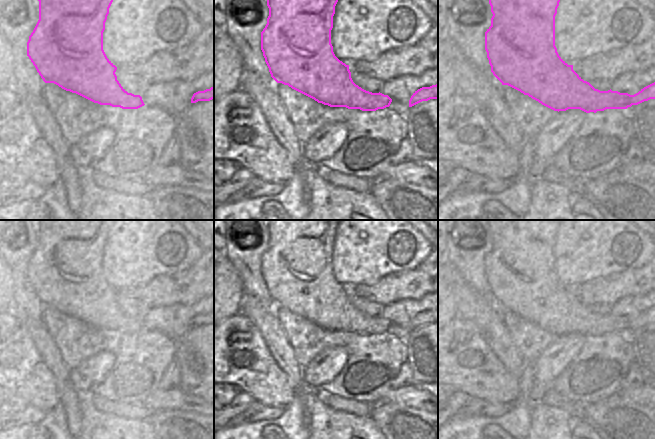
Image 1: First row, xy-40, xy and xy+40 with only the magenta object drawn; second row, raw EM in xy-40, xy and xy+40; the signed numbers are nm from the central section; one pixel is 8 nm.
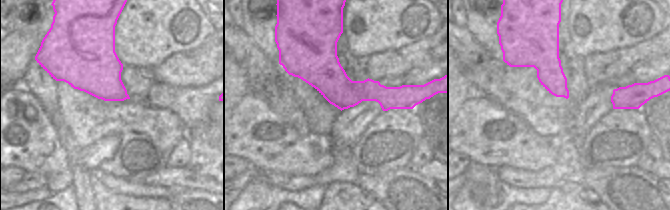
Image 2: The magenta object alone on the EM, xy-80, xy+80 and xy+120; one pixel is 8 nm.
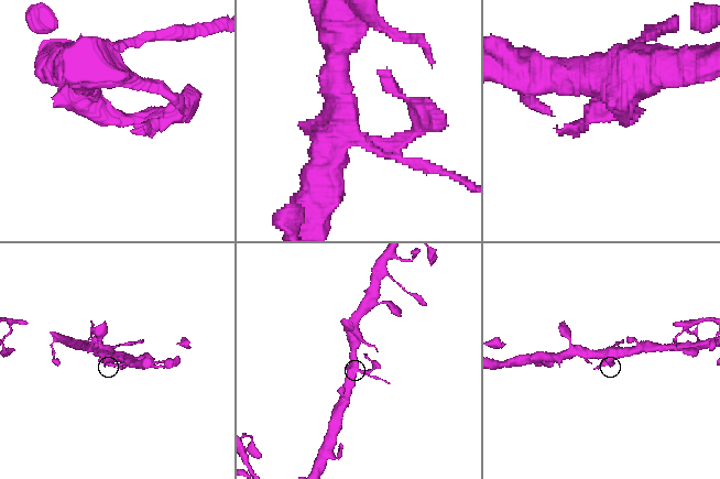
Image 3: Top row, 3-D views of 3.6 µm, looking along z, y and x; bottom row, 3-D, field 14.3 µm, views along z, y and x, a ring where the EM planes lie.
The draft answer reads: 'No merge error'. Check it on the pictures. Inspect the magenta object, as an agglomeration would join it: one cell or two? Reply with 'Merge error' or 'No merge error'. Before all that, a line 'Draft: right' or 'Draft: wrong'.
Draft: wrong
Merge error.

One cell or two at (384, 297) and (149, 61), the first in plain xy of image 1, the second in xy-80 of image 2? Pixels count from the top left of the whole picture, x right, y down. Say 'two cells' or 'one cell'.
two cells

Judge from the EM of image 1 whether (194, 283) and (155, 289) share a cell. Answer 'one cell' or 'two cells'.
one cell

